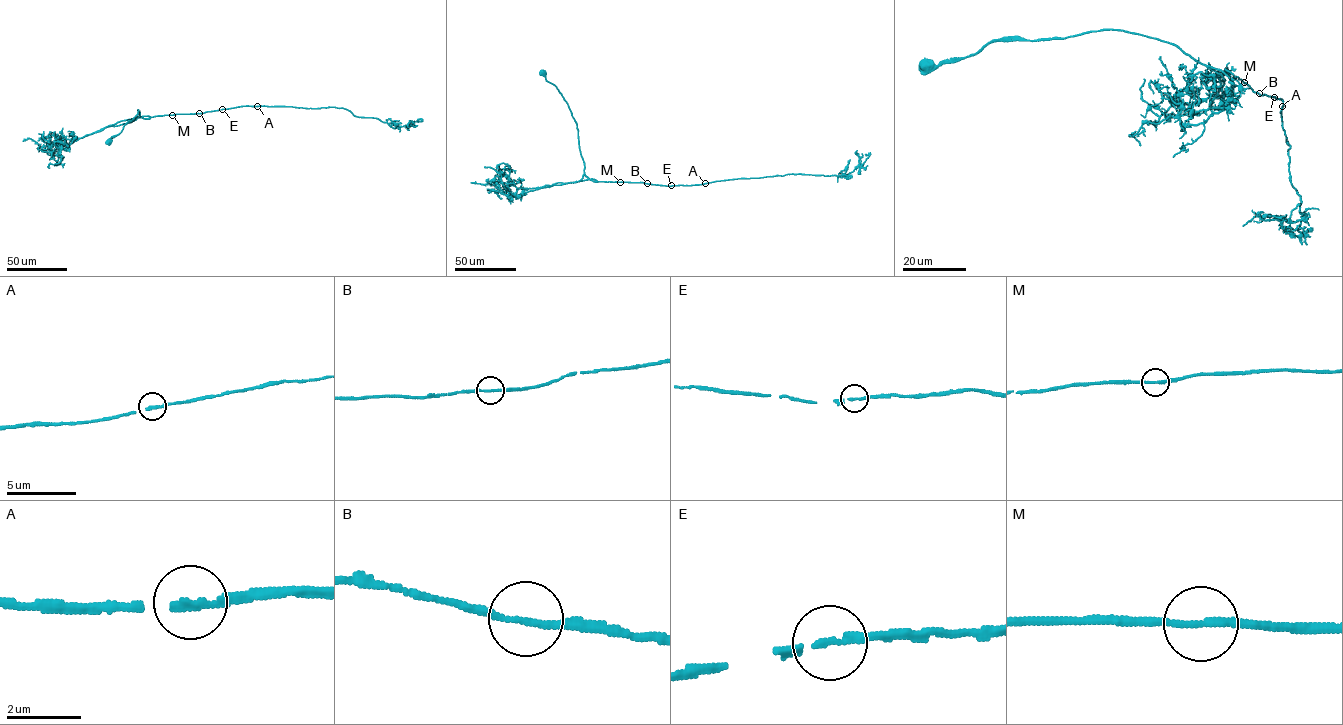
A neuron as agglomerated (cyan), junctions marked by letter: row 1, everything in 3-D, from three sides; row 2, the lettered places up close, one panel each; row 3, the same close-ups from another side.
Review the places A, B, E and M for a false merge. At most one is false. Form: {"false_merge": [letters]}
{"false_merge": []}

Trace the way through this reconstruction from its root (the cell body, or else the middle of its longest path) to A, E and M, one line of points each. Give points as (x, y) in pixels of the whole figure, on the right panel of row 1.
A: (927, 65), (954, 62), (996, 41), (1118, 29), (1178, 46), (1254, 92), (1282, 99), (1282, 106)
E: (927, 65), (954, 62), (996, 41), (1118, 29), (1178, 46), (1254, 92), (1275, 96)
M: (927, 65), (954, 62), (996, 41), (1062, 39), (1118, 29), (1166, 41), (1201, 64), (1243, 82)

